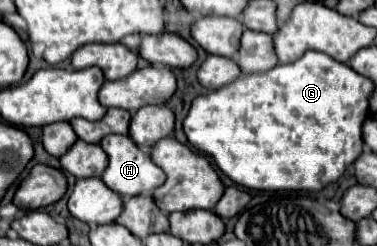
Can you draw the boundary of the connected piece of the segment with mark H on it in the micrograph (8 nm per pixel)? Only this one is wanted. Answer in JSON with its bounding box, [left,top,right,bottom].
[99,135,165,197]

